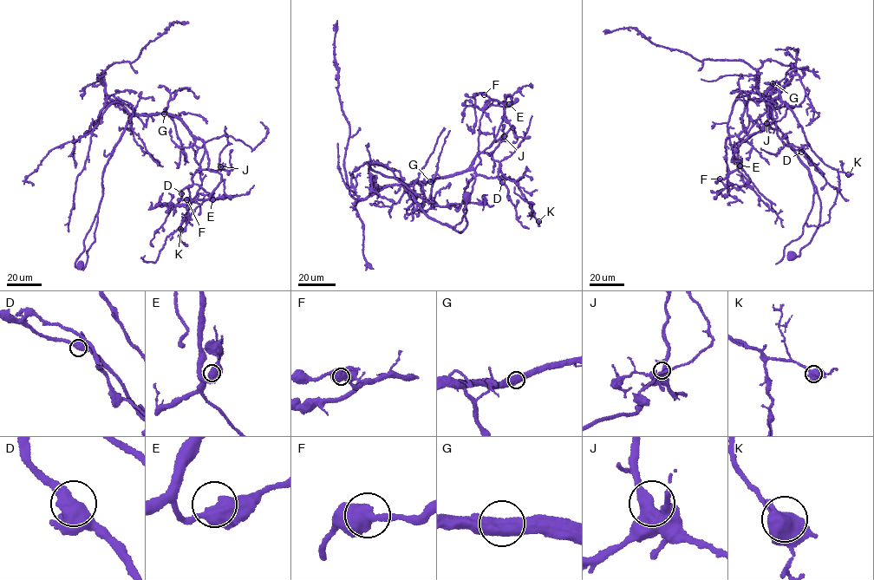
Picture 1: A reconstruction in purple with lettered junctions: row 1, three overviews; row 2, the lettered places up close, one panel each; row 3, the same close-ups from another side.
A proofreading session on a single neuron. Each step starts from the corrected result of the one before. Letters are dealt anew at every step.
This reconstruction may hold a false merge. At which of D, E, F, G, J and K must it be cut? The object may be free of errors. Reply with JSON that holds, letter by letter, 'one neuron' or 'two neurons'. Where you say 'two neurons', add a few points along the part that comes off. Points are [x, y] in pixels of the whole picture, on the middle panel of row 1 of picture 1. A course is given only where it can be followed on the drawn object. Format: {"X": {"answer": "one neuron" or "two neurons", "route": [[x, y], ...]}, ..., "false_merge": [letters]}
{"D": {"answer": "one neuron"}, "E": {"answer": "one neuron"}, "F": {"answer": "one neuron"}, "G": {"answer": "two neurons", "route": [[430, 181], [388, 185], [362, 199], [351, 196], [344, 166], [349, 125], [337, 92], [334, 58], [337, 20]]}, "J": {"answer": "one neuron"}, "K": {"answer": "one neuron"}, "false_merge": ["G"]}

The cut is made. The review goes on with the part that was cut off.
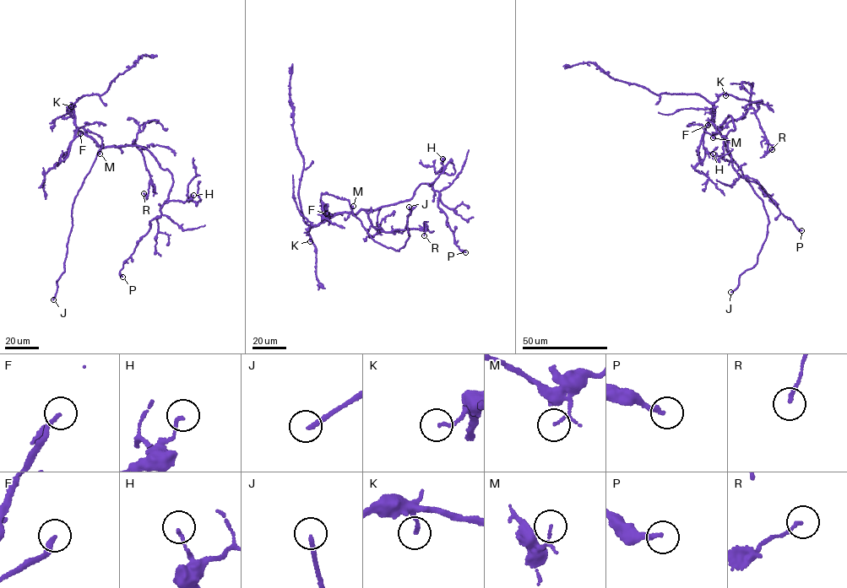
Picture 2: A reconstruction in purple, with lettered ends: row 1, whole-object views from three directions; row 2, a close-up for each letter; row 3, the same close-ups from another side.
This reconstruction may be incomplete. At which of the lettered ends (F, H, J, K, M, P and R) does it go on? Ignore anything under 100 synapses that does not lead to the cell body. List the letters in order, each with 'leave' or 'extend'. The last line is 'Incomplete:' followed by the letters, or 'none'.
F: leave
H: leave
J: extend
K: leave
M: leave
P: leave
R: leave
Incomplete: J

